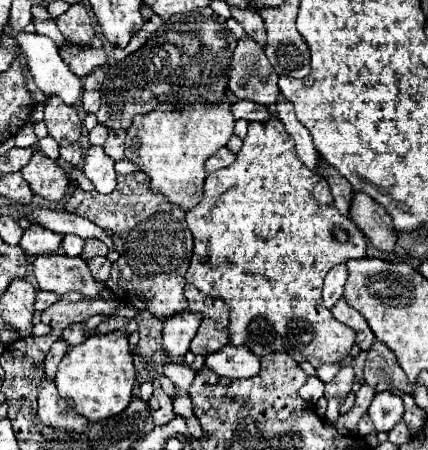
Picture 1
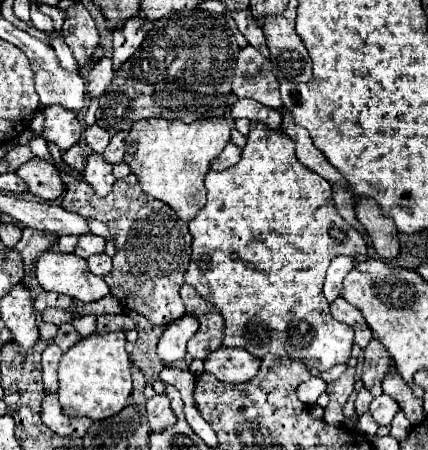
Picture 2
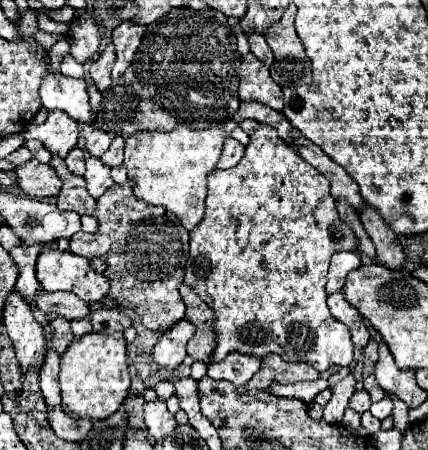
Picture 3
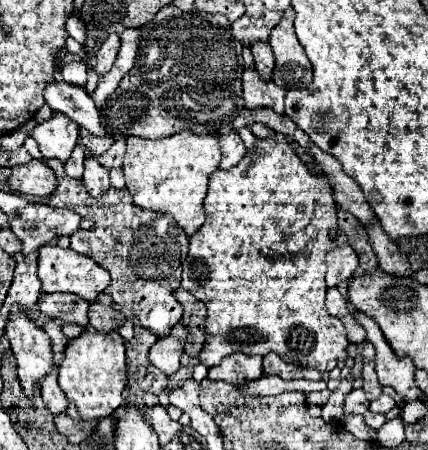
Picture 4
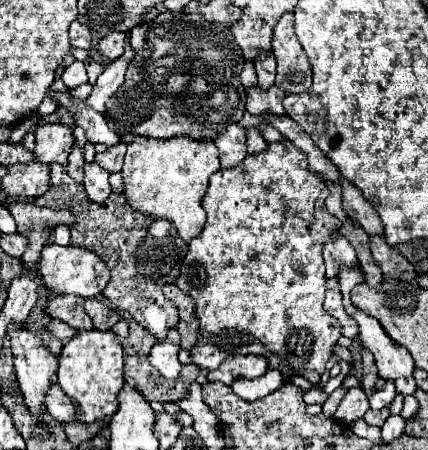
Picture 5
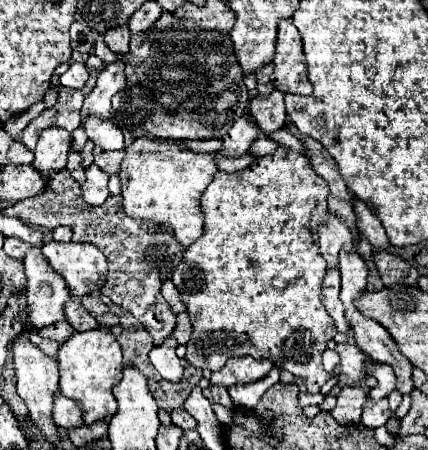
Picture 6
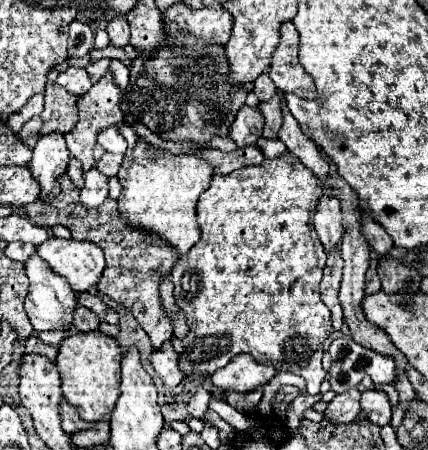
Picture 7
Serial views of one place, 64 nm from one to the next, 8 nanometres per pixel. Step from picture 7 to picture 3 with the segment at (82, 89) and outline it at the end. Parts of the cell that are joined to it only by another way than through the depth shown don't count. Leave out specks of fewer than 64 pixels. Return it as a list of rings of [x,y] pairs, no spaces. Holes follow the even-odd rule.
[[[70,54],[62,58],[62,62],[60,62],[60,70],[62,70],[62,74],[64,74],[64,76],[72,76],[72,78],[86,78],[86,76],[84,76],[84,66],[82,66],[82,64],[78,64]]]

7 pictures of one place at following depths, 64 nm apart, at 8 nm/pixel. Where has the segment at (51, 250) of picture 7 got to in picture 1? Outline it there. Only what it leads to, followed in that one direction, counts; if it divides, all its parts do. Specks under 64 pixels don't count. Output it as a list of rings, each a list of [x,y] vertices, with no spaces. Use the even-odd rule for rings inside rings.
[[[64,254],[38,256],[34,260],[34,276],[40,290],[64,294],[82,292],[86,296],[98,296],[104,288],[92,280],[88,266],[82,258],[56,258]]]

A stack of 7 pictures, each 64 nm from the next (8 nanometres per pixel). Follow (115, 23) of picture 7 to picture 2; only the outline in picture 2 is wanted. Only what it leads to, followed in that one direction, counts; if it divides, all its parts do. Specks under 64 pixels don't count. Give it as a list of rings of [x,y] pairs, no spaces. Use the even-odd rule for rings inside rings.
[[[102,58],[100,62],[96,62],[86,78],[86,94],[90,98],[98,98],[104,94],[106,86],[112,80],[112,58]]]

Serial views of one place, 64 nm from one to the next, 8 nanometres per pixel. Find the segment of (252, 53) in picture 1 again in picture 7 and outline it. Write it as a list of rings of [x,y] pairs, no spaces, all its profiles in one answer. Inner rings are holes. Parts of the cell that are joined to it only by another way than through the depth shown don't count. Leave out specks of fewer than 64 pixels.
[[[276,94],[274,98],[258,104],[258,110],[264,116],[264,138],[270,138],[270,140],[274,138],[276,140],[276,132],[282,126],[282,108],[280,108],[280,102],[282,102],[282,96]]]

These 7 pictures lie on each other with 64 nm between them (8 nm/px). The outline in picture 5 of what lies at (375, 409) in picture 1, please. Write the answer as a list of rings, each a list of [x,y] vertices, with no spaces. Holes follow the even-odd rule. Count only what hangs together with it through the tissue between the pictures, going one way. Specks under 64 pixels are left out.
[[[388,382],[384,390],[378,390],[378,392],[370,398],[370,406],[372,406],[372,408],[390,408],[392,400],[396,398],[396,394],[398,394],[398,392],[396,392],[394,384]]]

